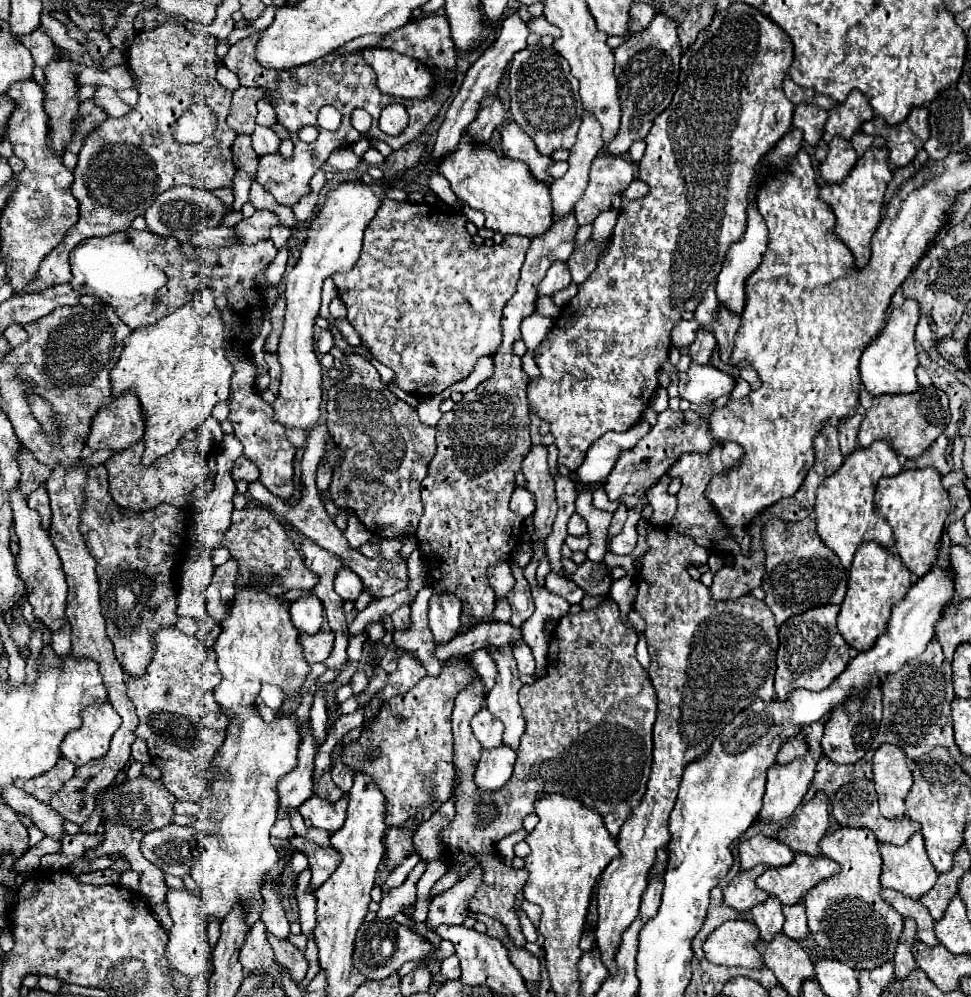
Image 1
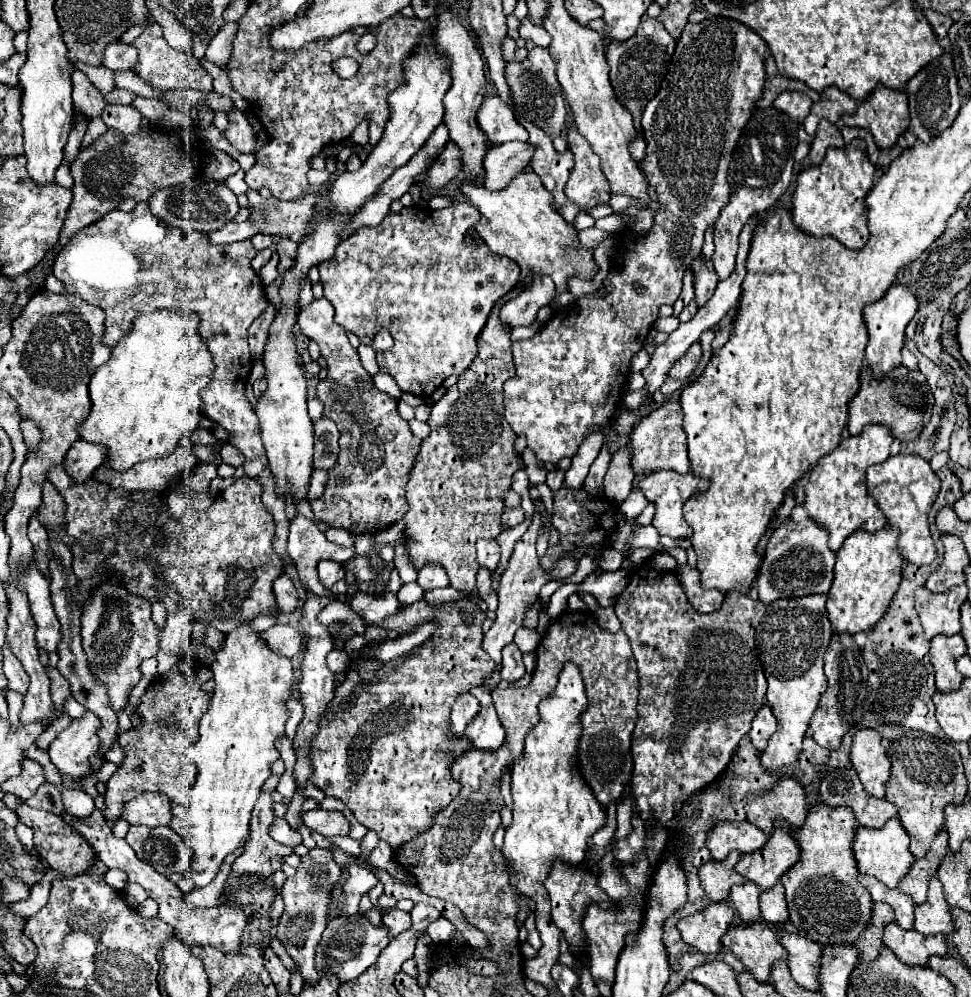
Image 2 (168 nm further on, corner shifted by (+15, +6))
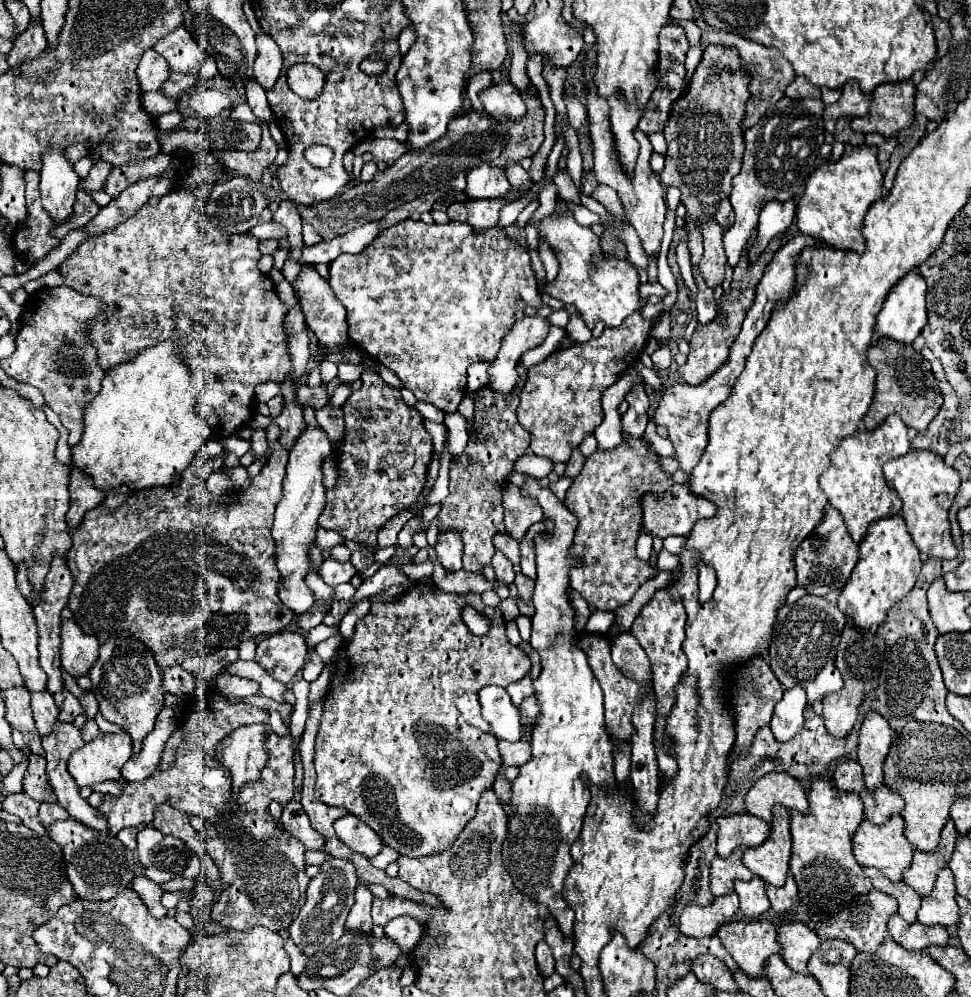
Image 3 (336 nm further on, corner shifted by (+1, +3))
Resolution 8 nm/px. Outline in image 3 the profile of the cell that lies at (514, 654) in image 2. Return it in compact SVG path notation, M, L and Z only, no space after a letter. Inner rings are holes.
M525 676L523 680L509 684L509 686L507 686L507 692L509 692L509 696L511 696L511 702L519 708L521 702L523 702L527 696L533 694L533 678L531 678L531 676Z

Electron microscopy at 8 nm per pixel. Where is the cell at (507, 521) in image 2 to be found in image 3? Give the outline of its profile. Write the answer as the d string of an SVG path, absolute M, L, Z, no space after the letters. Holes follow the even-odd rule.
M543 522L533 524L529 528L529 532L525 534L525 538L521 540L521 572L527 578L535 578L537 576L537 568L535 568L535 548L533 548L533 536L539 534L539 530L543 528Z

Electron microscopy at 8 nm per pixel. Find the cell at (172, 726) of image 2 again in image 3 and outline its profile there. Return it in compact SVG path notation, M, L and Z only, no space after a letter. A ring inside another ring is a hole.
M213 696L199 706L187 706L185 720L181 724L187 736L177 750L175 764L167 772L157 770L145 782L127 782L119 796L105 794L97 810L107 820L109 834L113 836L129 826L151 824L161 804L201 816L209 834L209 840L205 840L207 852L215 860L223 882L223 892L211 908L211 918L231 930L251 930L255 926L269 928L271 932L287 930L305 904L305 890L311 880L305 874L303 844L283 832L279 820L273 820L269 814L269 802L275 800L285 806L295 794L293 738L291 734L279 736L271 730L269 712L243 702L229 704L223 696ZM257 722L267 726L267 766L261 772L261 780L251 784L251 798L233 798L231 774L215 758L215 746L235 728Z

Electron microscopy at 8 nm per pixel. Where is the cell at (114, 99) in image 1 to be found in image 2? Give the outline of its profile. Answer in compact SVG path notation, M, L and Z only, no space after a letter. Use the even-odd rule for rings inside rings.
M107 105L101 113L101 119L105 121L107 127L115 127L127 135L139 129L143 115L131 105Z

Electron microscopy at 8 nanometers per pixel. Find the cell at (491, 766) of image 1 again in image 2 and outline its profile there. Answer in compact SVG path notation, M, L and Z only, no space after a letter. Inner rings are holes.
M473 687L469 693L481 701L481 711L469 723L469 727L465 729L463 737L469 739L471 747L475 747L475 749L495 751L503 743L503 739L505 739L505 729L501 727L499 717L495 713L491 693L481 689L481 687Z

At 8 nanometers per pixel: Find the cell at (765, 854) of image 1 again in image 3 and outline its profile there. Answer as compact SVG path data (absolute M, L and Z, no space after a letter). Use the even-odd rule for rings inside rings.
M749 812L717 818L717 854L721 858L731 856L733 848L753 848L763 844L769 836L769 824Z

